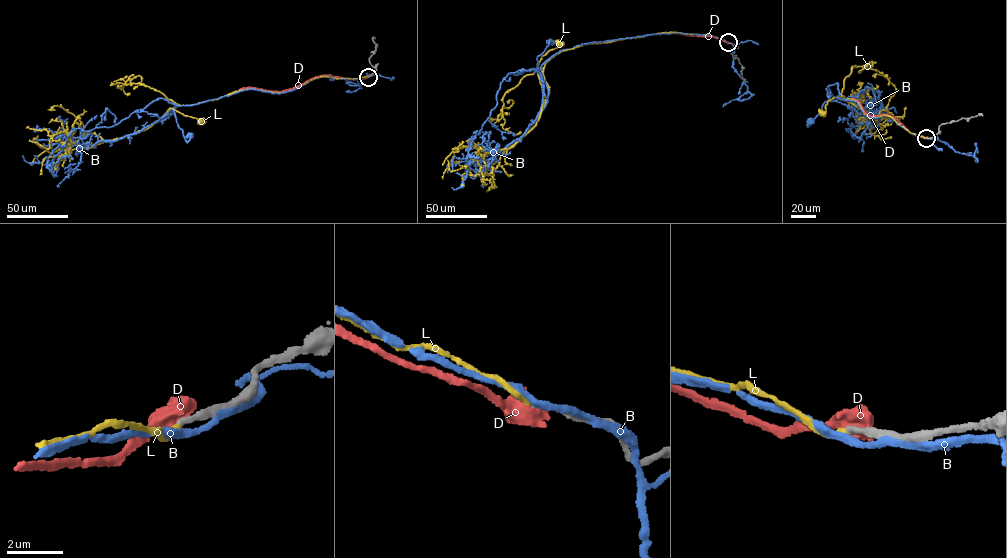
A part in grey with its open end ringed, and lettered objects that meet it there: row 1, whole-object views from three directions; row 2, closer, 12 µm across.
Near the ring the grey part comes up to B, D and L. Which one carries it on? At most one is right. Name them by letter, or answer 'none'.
L

